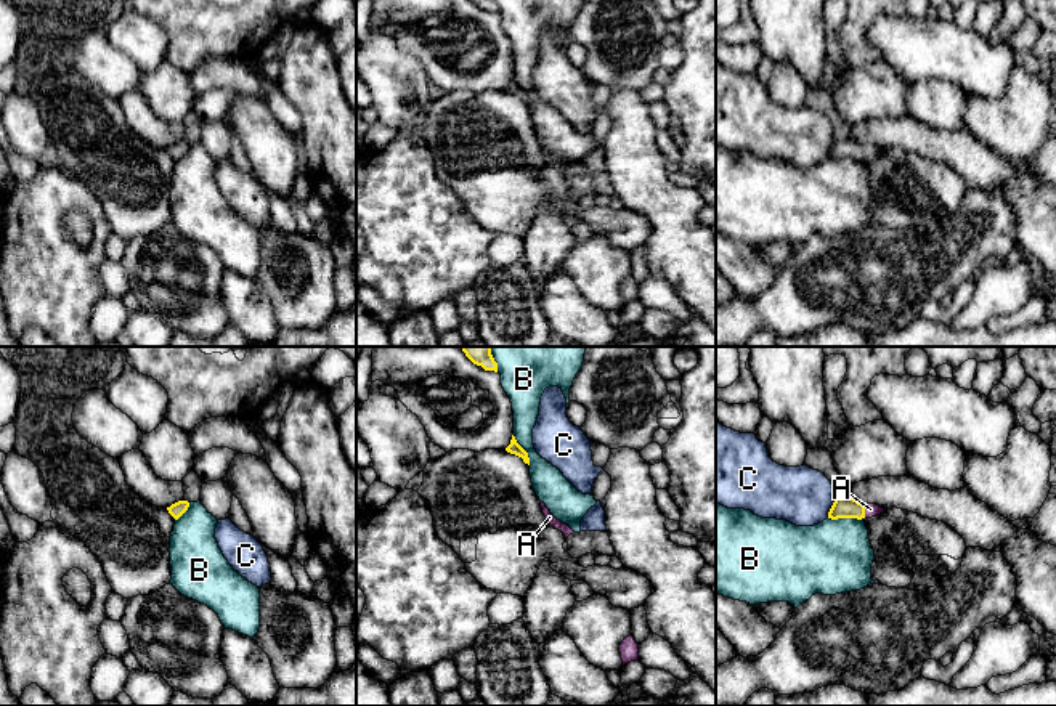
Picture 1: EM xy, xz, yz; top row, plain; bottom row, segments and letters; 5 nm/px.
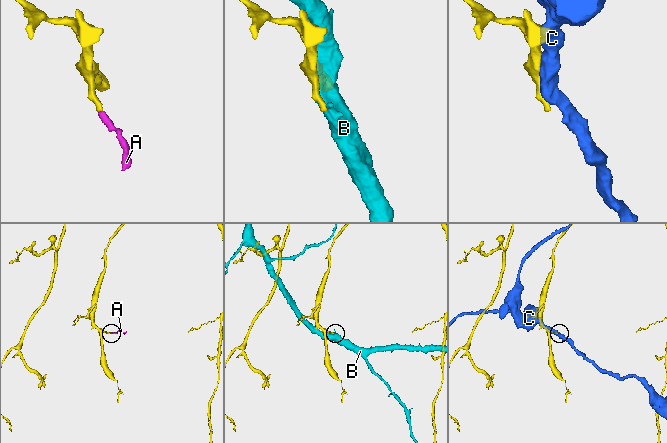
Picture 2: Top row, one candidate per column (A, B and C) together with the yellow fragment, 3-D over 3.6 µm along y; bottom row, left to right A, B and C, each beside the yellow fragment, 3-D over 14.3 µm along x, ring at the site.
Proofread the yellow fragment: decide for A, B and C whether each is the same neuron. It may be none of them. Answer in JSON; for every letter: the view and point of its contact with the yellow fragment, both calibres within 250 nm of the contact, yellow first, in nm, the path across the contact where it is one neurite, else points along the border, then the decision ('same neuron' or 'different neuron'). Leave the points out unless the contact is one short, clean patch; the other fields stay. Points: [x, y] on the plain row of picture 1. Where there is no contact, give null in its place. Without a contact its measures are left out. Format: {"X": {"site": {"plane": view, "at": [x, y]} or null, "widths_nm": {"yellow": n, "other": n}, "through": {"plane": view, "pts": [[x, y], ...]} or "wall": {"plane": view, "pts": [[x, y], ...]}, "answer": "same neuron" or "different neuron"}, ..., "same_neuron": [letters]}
{"A": {"site": {"plane": "yz", "at": [864, 151]}, "widths_nm": {"yellow": 110, "other": 60}, "through": {"plane": "yz", "pts": [[843, 148], [864, 151], [870, 150]]}, "answer": "same neuron"}, "B": {"site": {"plane": "yz", "at": [846, 158]}, "widths_nm": {"yellow": 110, "other": 360}, "answer": "different neuron"}, "C": {"site": {"plane": "yz", "at": [832, 148]}, "widths_nm": {"yellow": 110, "other": 300}, "answer": "different neuron"}, "same_neuron": ["A"]}

